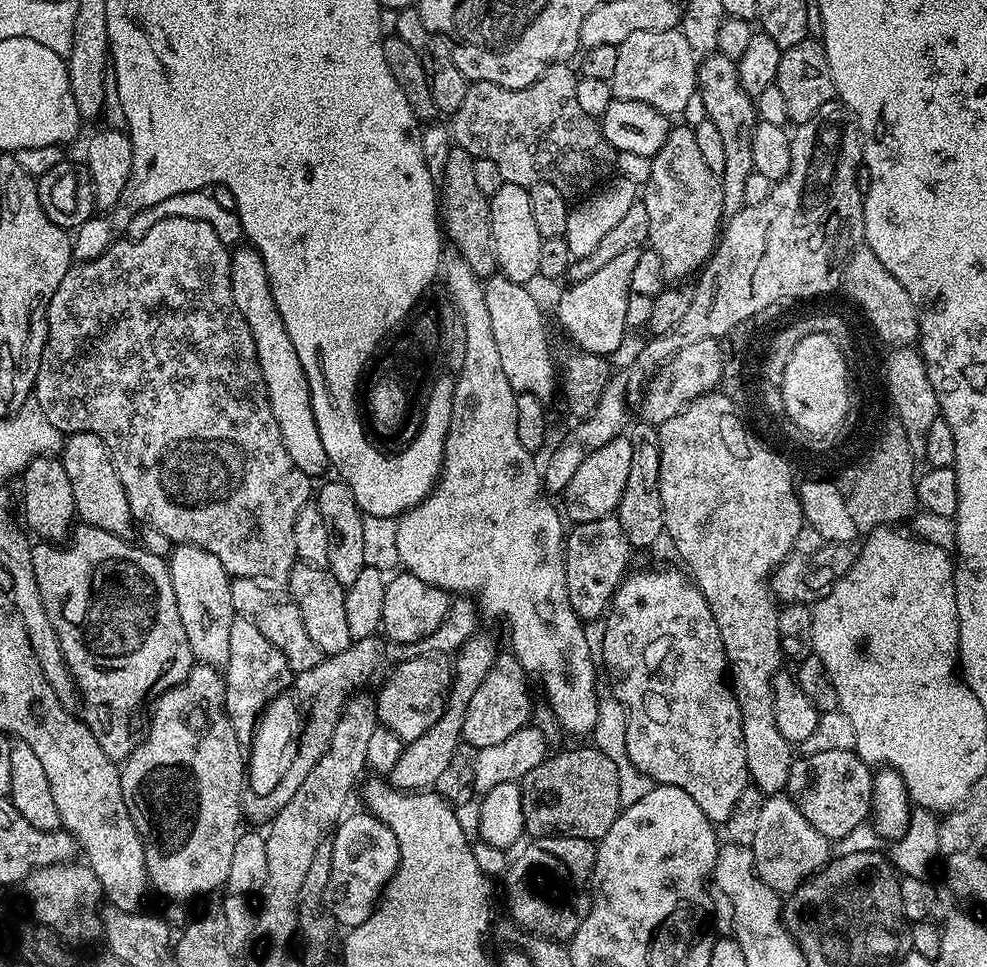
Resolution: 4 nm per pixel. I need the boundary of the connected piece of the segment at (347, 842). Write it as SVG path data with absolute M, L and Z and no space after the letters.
M359 811L353 816L345 815L337 823L330 840L333 862L325 902L330 908L330 913L334 914L337 925L344 930L362 926L362 922L370 918L400 861L396 835L371 812Z

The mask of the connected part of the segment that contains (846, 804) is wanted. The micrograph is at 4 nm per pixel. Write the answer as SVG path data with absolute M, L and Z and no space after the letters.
M822 750L822 754L801 755L793 759L790 778L788 779L787 795L791 796L798 810L818 830L818 834L825 836L829 842L847 841L850 830L854 826L865 823L872 811L872 778L873 769L864 759L857 756L855 751L846 750Z

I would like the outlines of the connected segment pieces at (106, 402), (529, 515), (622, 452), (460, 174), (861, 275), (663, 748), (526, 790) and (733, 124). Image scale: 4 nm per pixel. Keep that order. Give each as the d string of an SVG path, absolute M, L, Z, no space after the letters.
M162 218L162 222L146 230L142 238L120 239L98 254L98 258L73 263L58 290L54 290L54 298L50 298L48 307L48 337L36 375L34 403L53 426L58 426L60 432L93 432L102 438L102 442L106 442L118 470L118 478L122 478L132 515L141 525L160 530L176 544L193 544L202 550L210 550L210 554L214 554L214 558L226 566L229 576L233 578L250 576L272 586L287 585L292 567L298 563L294 522L298 518L298 510L313 499L314 484L292 464L274 420L255 354L254 338L234 304L229 245L223 244L218 234L214 234L214 226L210 226L210 222L198 222L198 218Z
M470 342L466 346L466 358L462 358L462 366L455 373L456 375L456 384L454 380L454 387L452 388L452 418L450 420L450 430L448 431L448 437L446 438L446 442L444 443L444 468L440 471L440 479L436 481L436 486L433 488L432 493L427 496L426 499L422 501L420 504L415 504L415 506L410 509L409 512L403 513L396 520L397 526L397 548L399 554L399 563L405 568L405 571L411 573L412 576L418 578L422 582L426 582L428 585L434 585L436 587L441 587L444 591L453 592L456 594L470 594L470 591L476 590L478 596L476 595L476 600L481 610L481 613L486 617L488 616L501 616L502 619L508 623L508 640L512 643L511 651L514 653L516 661L520 663L520 665L524 668L525 673L534 675L540 679L540 684L544 687L544 692L548 695L548 704L552 707L552 712L556 715L556 720L561 724L562 727L565 728L568 732L573 732L576 736L584 736L587 737L594 730L594 726L596 725L596 719L598 718L598 706L600 705L600 701L598 699L598 691L596 692L596 668L598 672L598 664L594 659L594 648L588 645L588 636L584 633L585 625L582 623L579 616L576 615L576 611L572 608L572 603L570 602L570 598L568 597L568 587L566 586L566 570L564 569L564 542L566 539L566 527L564 528L565 521L562 519L562 512L559 507L556 508L551 504L549 497L545 495L542 491L542 472L538 467L536 468L536 464L534 461L533 453L530 453L526 450L526 446L522 446L522 441L518 439L518 410L516 409L516 397L517 392L510 386L510 382L506 382L506 373L502 370L502 361L498 354L498 346L494 346L490 342L484 342L484 344L476 344L476 342Z
M627 435L615 436L606 446L601 446L578 466L574 478L566 486L562 493L562 512L573 525L582 522L598 522L598 518L606 518L615 513L616 507L620 505L622 490L626 490L626 478L630 475L630 458L634 458L632 443L628 441Z
M453 146L446 158L444 178L438 188L438 211L442 221L442 232L450 239L451 247L466 258L470 270L481 278L487 278L497 271L494 238L490 230L489 197L478 190L474 179L474 158L466 150Z
M867 246L857 247L844 265L844 277L847 279L848 290L863 304L865 312L869 312L868 316L872 317L873 324L876 324L880 335L886 340L903 343L912 336L920 339L919 317L910 294L906 294L902 282L898 282L898 278L894 278L894 274L890 274L890 270L882 266L882 262L878 262L874 250Z
M679 567L677 568L652 568L649 572L638 572L634 576L633 574L627 575L621 581L619 588L612 595L611 605L602 620L604 637L600 640L600 648L598 644L598 656L602 661L603 671L604 668L608 671L608 680L612 683L610 694L619 700L626 710L626 754L630 762L656 784L669 784L678 786L678 790L686 790L686 794L690 794L690 798L694 798L694 802L702 806L702 814L706 814L706 818L711 820L713 825L720 826L730 818L734 804L750 785L746 766L746 742L742 742L742 714L738 710L738 702L726 679L726 661L722 634L718 634L718 622L706 598L700 593L700 589Z
M587 747L549 755L519 780L524 831L529 837L569 836L596 842L620 815L618 766L602 750Z
M719 50L705 55L699 61L696 70L696 90L698 93L698 104L704 107L703 115L718 131L722 133L722 142L726 142L726 170L720 176L720 185L724 191L724 210L731 214L739 212L744 207L743 191L746 178L750 177L752 171L752 135L756 129L756 101L746 90L740 88L740 79L736 69L736 61L723 56Z

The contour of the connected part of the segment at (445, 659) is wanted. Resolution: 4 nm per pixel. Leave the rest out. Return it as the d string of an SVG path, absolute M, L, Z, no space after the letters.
M447 655L408 656L389 674L376 697L376 718L405 742L422 738L442 717L453 680L453 661Z

